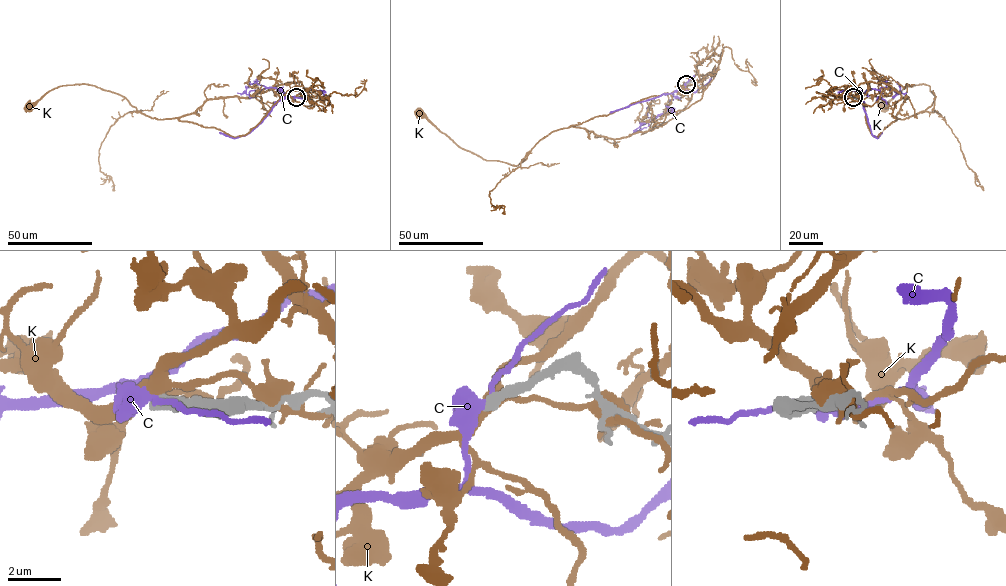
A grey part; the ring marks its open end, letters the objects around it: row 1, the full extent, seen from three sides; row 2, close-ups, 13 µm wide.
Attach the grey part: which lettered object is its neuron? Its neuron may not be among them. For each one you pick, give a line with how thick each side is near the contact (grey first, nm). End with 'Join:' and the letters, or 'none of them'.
Join: none of them

